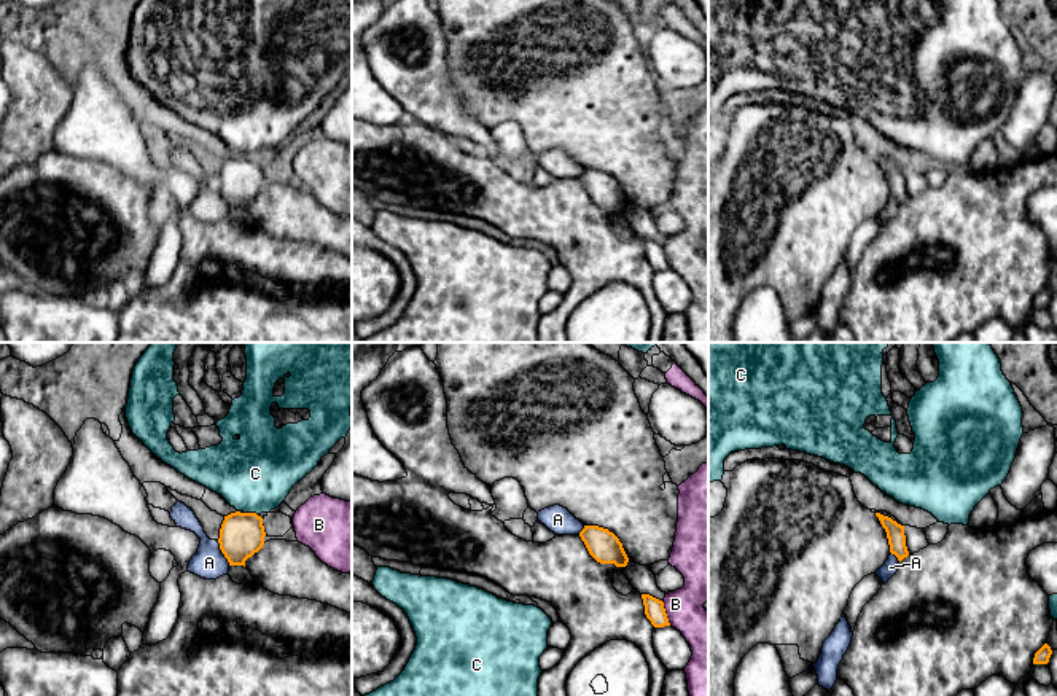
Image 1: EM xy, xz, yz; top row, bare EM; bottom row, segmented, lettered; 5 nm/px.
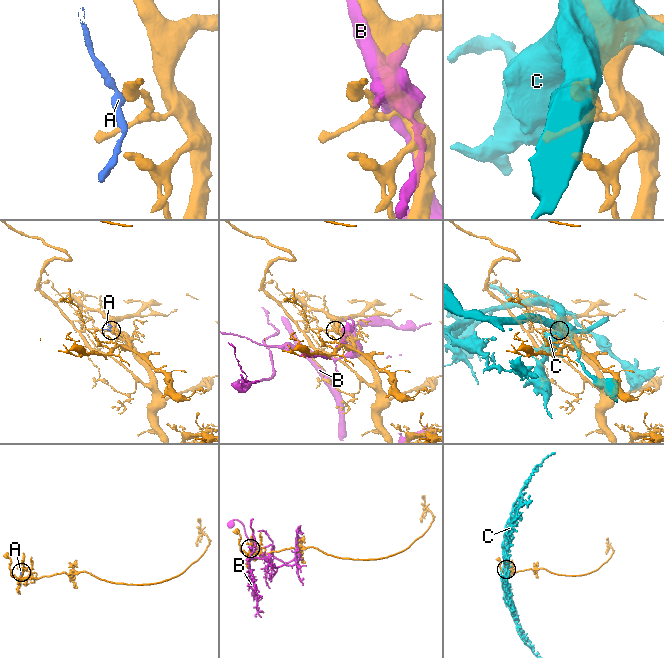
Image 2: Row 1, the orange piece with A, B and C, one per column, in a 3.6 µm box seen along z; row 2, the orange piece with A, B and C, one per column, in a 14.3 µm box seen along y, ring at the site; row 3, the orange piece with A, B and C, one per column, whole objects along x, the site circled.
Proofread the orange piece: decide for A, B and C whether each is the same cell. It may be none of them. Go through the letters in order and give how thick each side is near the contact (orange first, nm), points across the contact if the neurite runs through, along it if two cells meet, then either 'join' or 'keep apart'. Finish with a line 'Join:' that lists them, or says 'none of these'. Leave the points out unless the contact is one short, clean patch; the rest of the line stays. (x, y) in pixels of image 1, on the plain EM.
A: 220 nm thick on the orange side, 170 nm on the other; border along xy (217, 185), (230, 207); keep apart
B: 100 nm thick on the orange side, 220 nm on the other; keep apart
C: 220 nm thick on the orange side, 380 nm on the other; keep apart
Join: none of these

